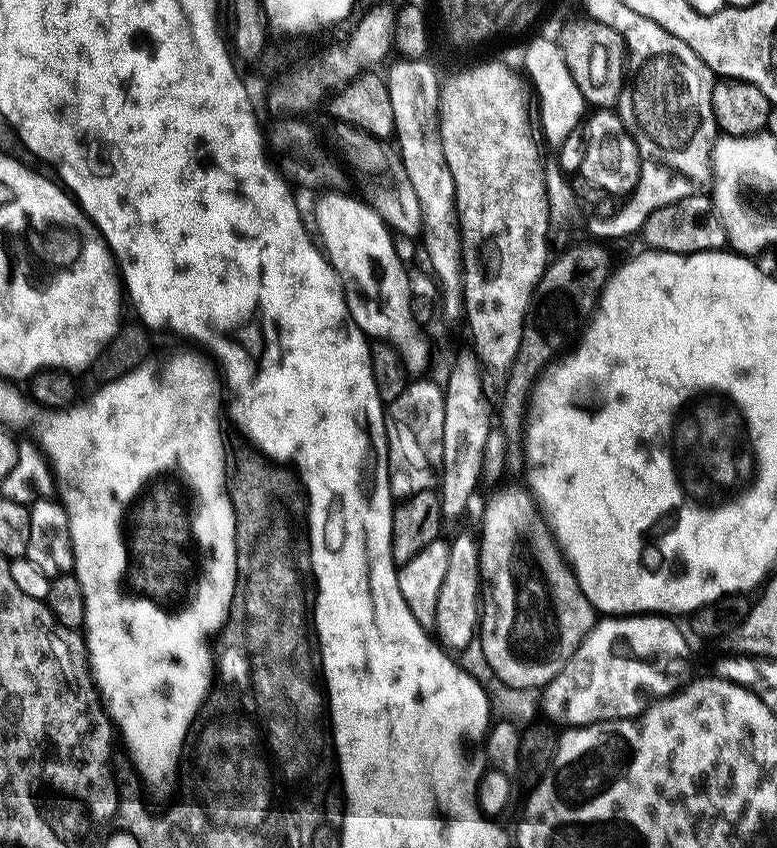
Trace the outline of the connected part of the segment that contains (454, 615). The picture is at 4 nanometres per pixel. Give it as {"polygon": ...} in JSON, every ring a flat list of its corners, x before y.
{"polygon":[[460,532,451,537,448,549,450,560,446,562,442,590,438,590,438,614,434,636,445,649,459,650,477,639,478,625,482,615,482,577,480,574,480,545,475,535]]}

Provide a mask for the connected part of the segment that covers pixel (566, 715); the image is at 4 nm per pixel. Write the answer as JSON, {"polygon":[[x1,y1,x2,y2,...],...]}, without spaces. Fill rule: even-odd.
{"polygon":[[625,614,622,616,612,616,611,618,597,619,596,625,590,630,590,634,586,634,586,638,578,646,578,650,574,650,574,654,564,663,562,670,558,670,555,678,549,684,544,685,542,689,543,715,548,715,549,717,545,717,556,726,583,726,585,724,597,724,603,720,630,720,639,717,640,713,644,711,646,701,649,698,670,696,673,692,683,688,694,676,694,673,692,673,692,652,688,649,689,637,686,635,685,629,681,625,680,629,672,620,675,619,669,618,664,614]]}

